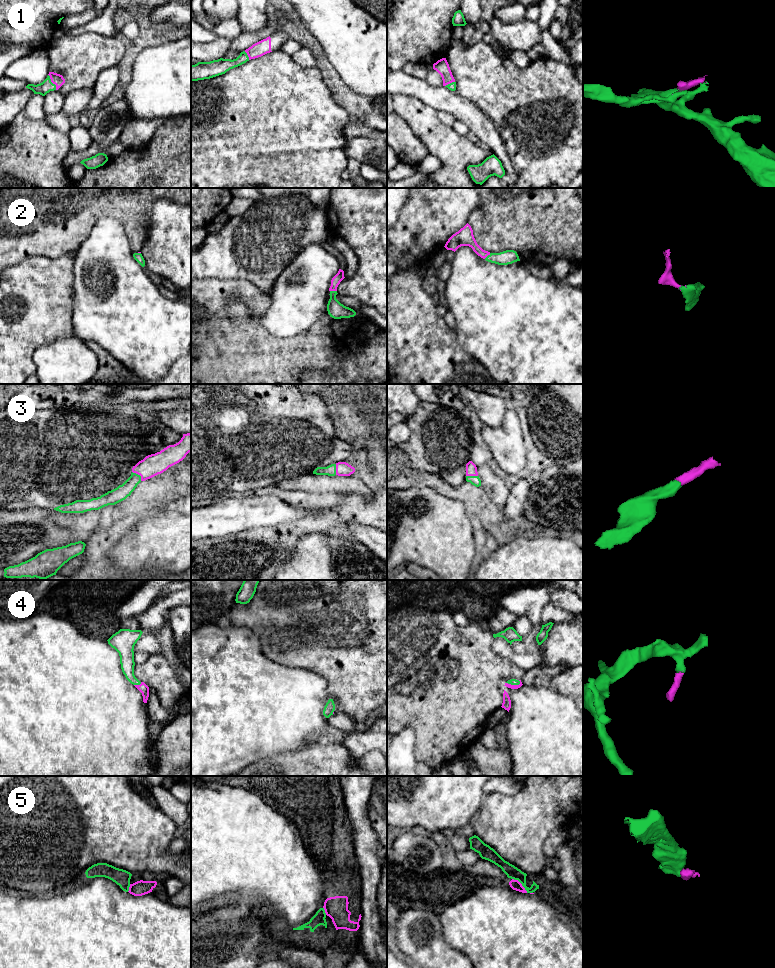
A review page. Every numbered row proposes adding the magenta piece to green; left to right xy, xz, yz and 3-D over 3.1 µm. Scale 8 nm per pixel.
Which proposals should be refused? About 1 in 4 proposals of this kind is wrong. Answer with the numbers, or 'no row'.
5

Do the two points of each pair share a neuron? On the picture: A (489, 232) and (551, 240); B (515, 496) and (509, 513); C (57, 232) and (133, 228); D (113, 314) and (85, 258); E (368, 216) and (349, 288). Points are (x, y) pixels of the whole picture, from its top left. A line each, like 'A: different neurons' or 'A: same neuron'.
A: same neuron
B: same neuron
C: same neuron
D: same neuron
E: same neuron

